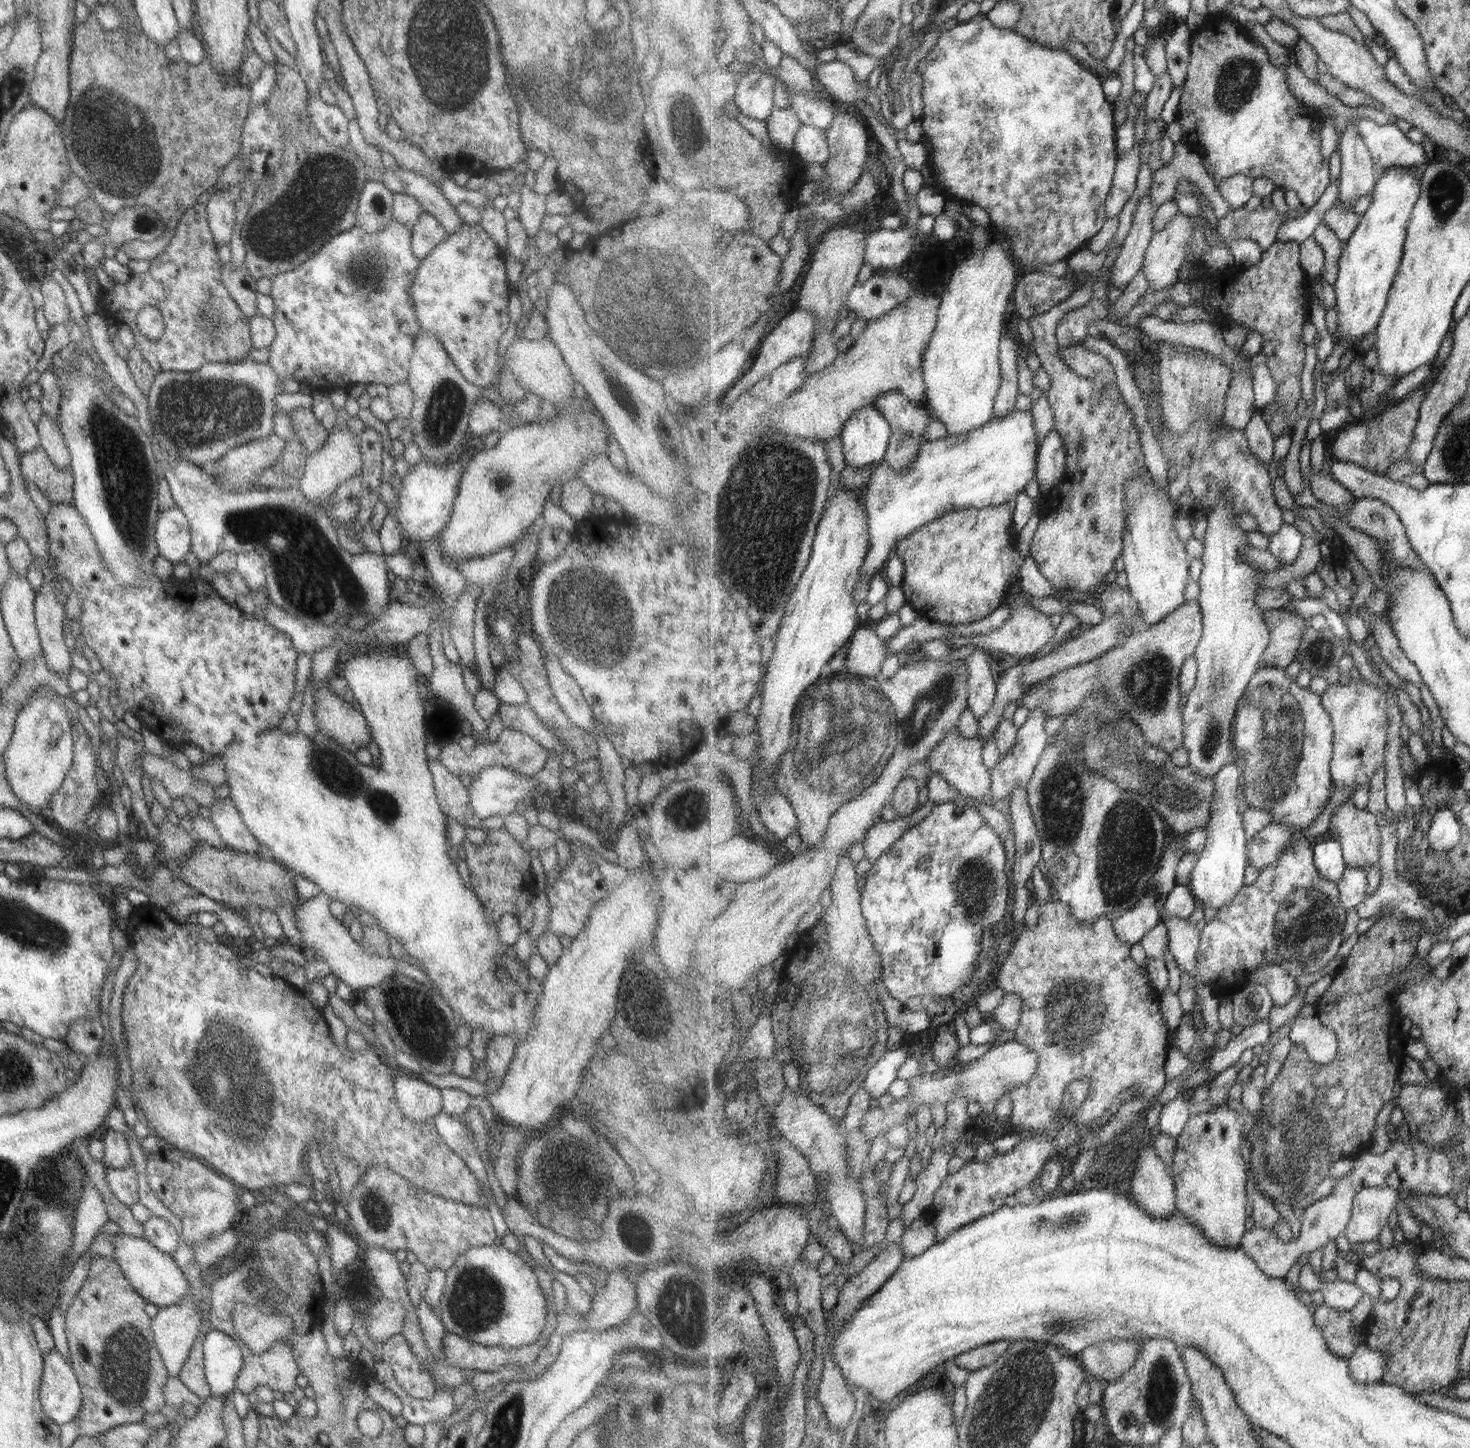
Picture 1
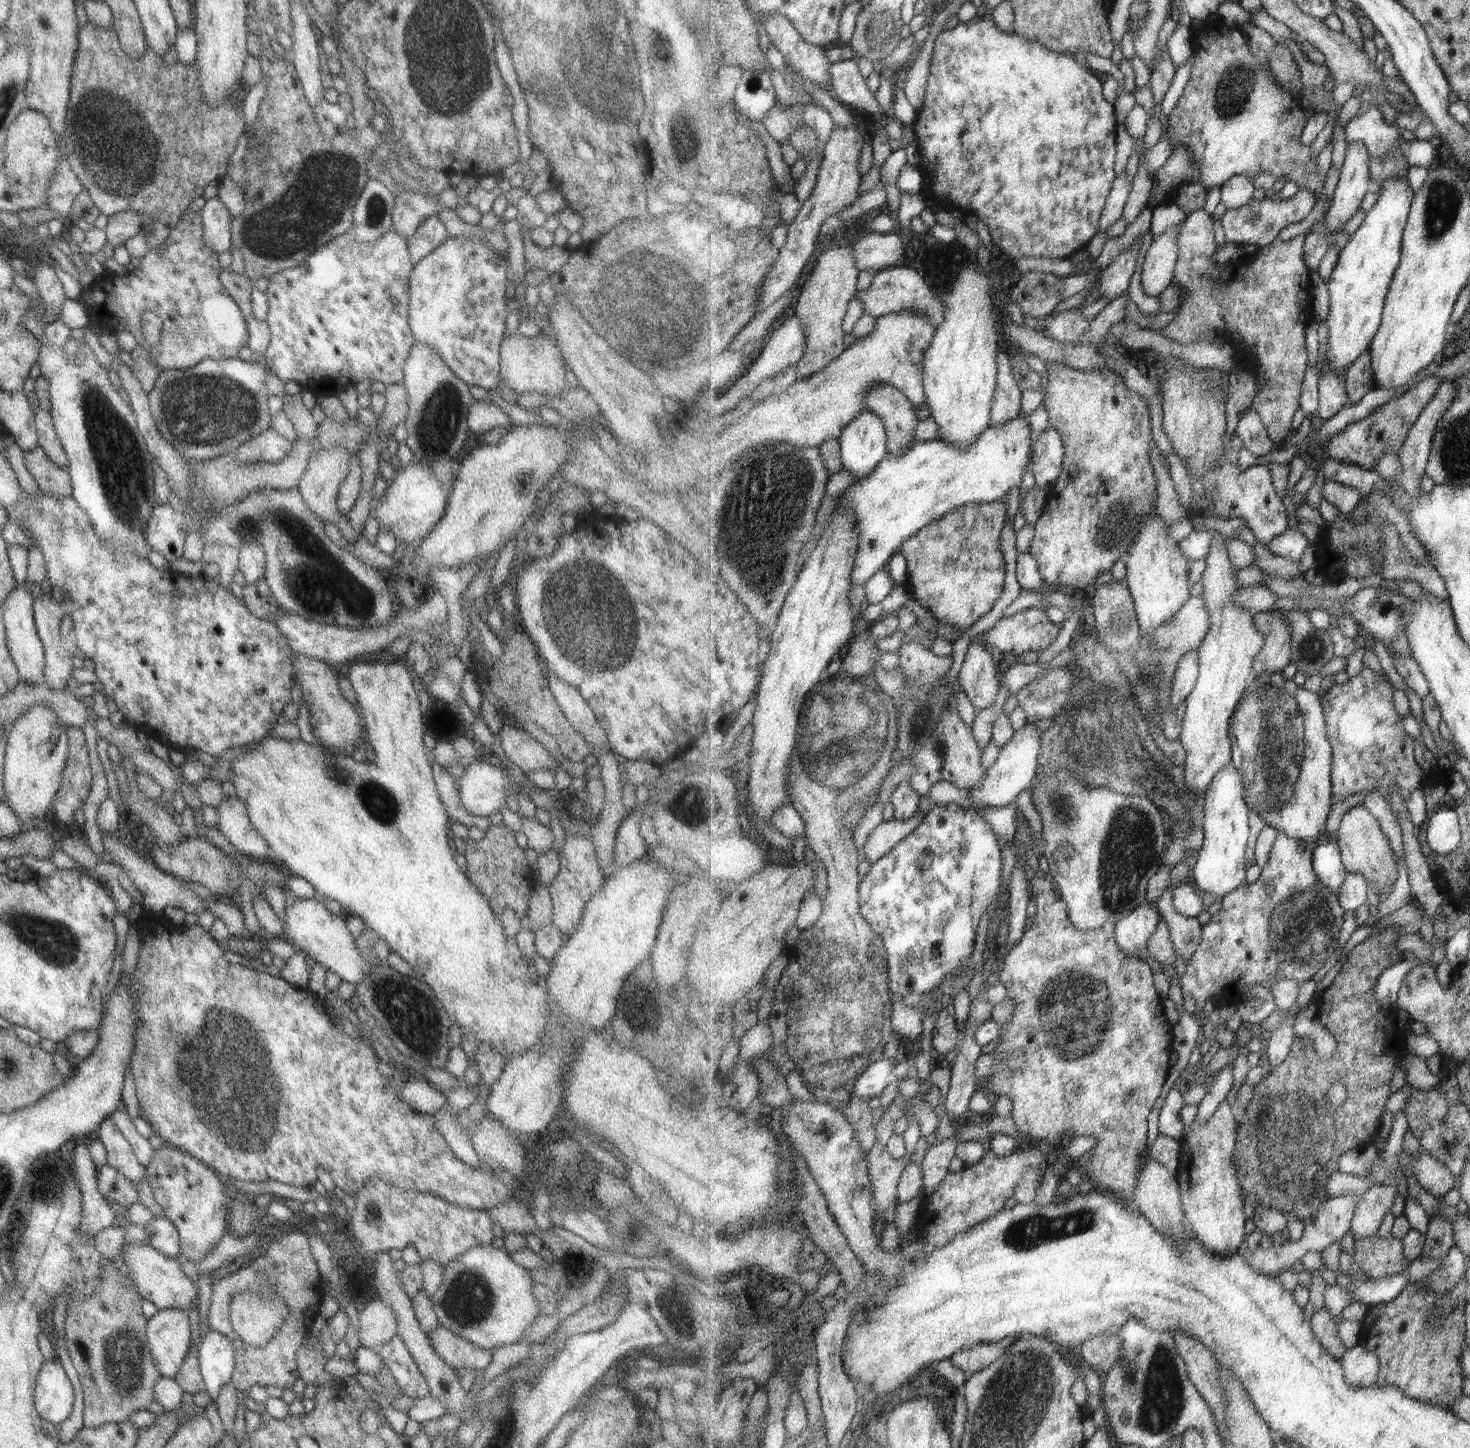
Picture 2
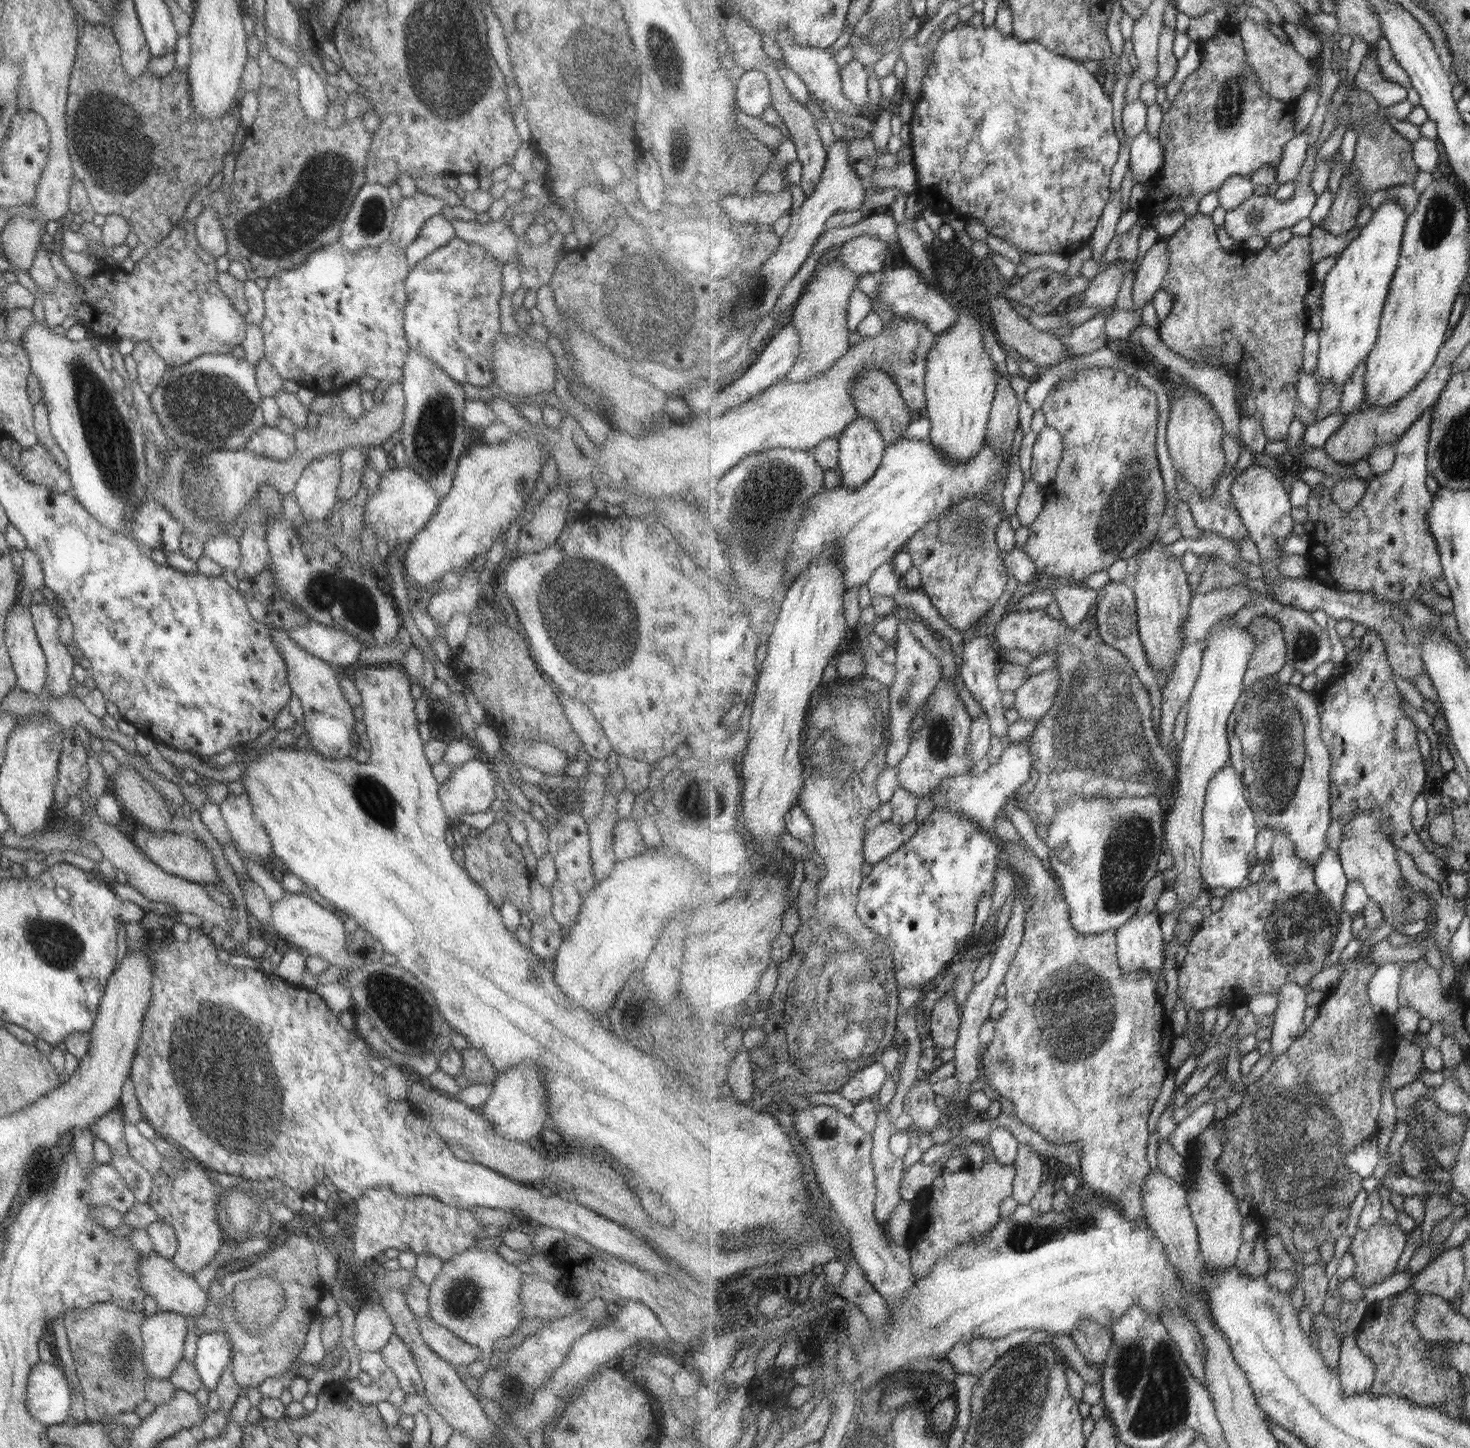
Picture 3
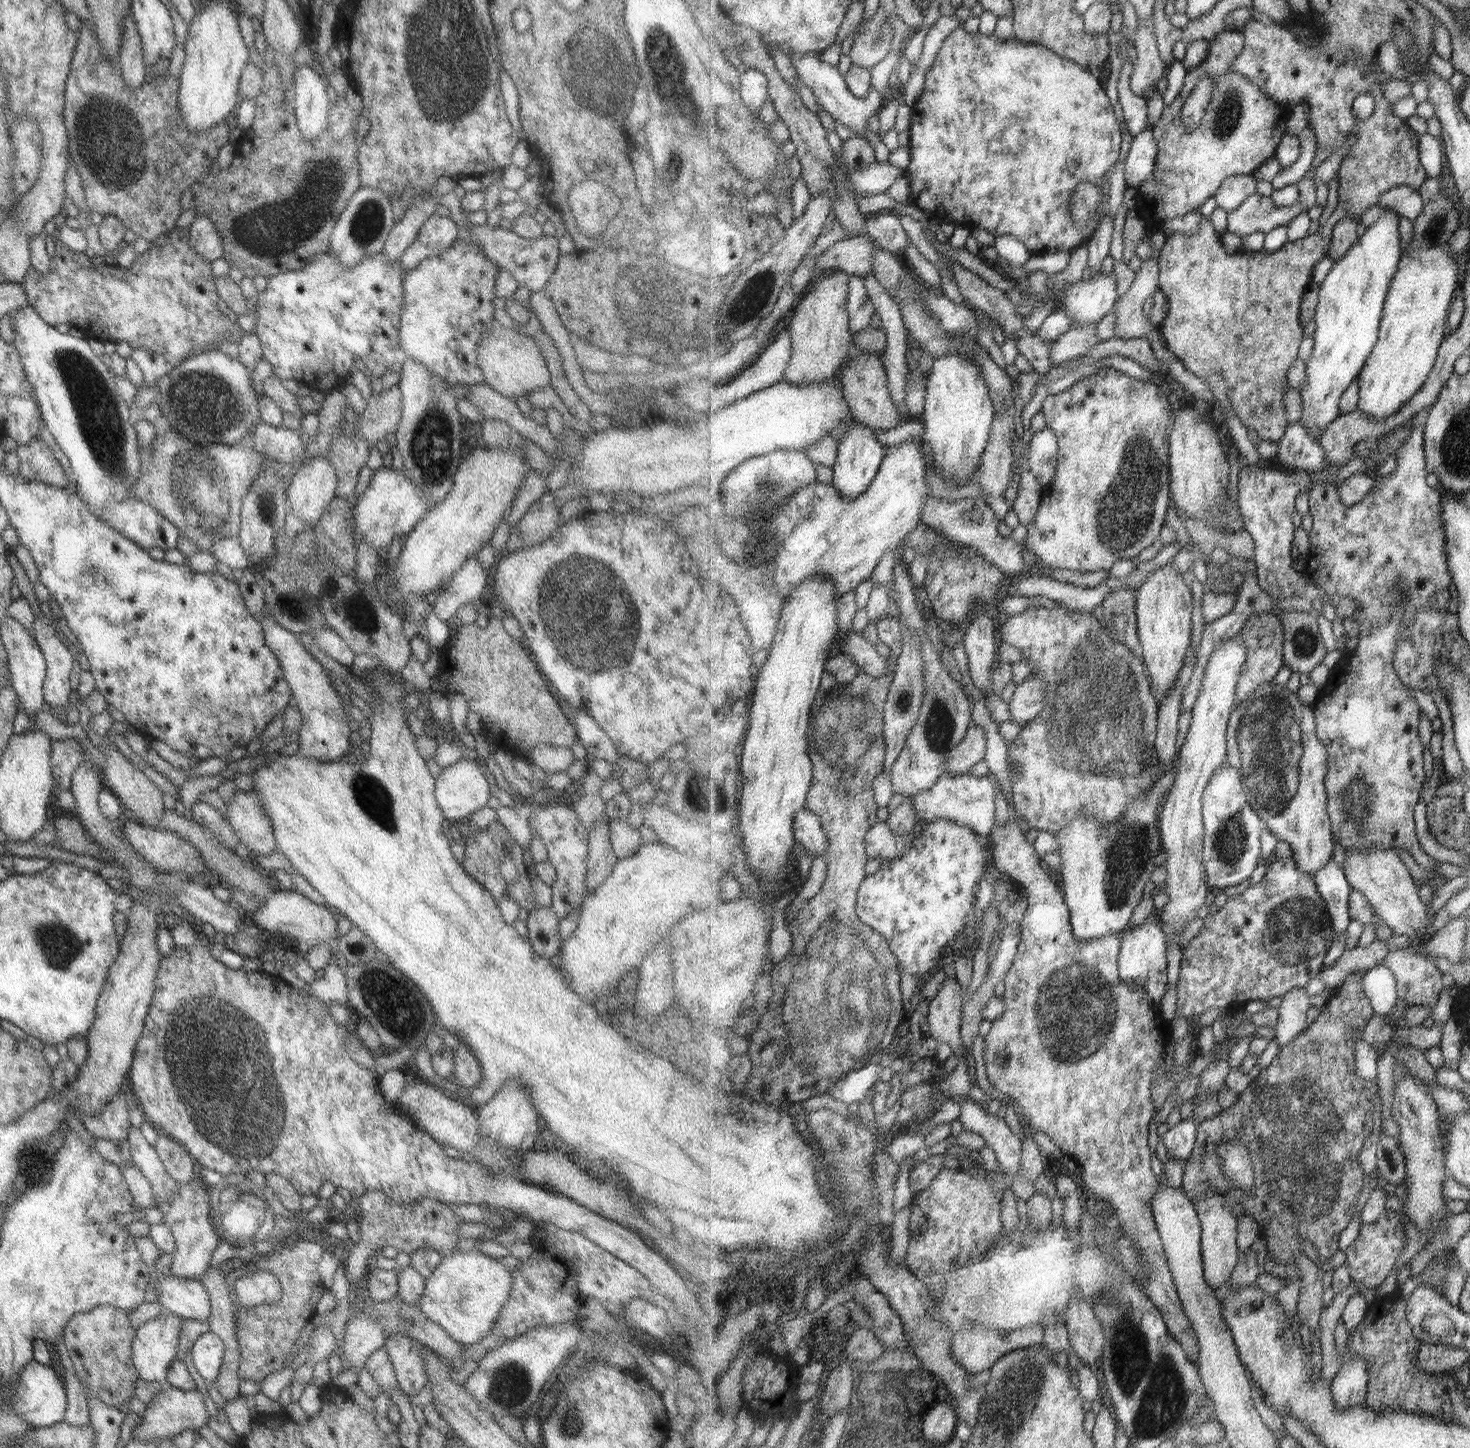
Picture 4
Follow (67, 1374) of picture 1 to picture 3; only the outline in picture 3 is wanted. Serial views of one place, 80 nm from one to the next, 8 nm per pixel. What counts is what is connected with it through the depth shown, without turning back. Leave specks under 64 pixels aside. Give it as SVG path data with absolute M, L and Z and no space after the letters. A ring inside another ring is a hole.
M39 1362L28 1374L25 1410L46 1428L67 1422L72 1410L63 1372L52 1363Z

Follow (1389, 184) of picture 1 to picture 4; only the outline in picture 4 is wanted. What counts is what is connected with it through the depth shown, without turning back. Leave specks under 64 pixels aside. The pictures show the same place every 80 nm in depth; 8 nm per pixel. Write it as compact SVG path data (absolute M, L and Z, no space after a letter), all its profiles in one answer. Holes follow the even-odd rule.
M1387 209L1375 224L1365 228L1360 239L1352 249L1331 267L1328 275L1320 284L1320 299L1315 312L1317 331L1313 334L1314 342L1311 356L1305 360L1307 383L1301 389L1302 416L1299 423L1306 426L1311 436L1321 436L1327 427L1341 415L1340 402L1349 386L1357 380L1366 366L1375 346L1378 345L1380 325L1383 319L1388 293L1394 276L1398 273L1402 261L1402 232L1400 216L1397 211Z

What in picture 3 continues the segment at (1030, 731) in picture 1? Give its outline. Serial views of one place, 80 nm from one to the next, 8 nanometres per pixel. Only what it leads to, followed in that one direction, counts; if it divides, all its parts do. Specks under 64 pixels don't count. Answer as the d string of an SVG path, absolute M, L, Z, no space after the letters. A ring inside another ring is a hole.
M1028 742L1011 743L1002 754L1001 760L990 767L985 774L968 774L946 778L931 795L934 810L951 810L961 812L965 818L979 822L979 826L993 835L995 816L1005 808L1005 804L1019 793L1023 785L1029 782L1033 770L1033 755Z

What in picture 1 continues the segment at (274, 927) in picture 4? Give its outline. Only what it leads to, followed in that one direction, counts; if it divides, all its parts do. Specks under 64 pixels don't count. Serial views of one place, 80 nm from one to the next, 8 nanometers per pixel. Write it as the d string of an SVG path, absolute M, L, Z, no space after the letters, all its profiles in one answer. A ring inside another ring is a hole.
M319 892L293 909L303 949L313 950L314 958L326 962L337 981L341 980L343 984L356 992L364 988L379 986L388 978L398 974L397 963L392 957L381 958L366 954L361 946L351 939L348 928L343 927L342 922L329 913L327 909L329 902L329 896Z

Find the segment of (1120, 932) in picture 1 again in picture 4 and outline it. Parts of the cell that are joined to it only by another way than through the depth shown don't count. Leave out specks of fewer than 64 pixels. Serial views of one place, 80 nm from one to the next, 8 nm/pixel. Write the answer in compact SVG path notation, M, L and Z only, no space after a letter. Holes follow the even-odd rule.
M1157 916L1149 917L1135 930L1122 933L1122 948L1118 958L1121 978L1128 983L1143 985L1151 995L1154 1003L1159 1006L1165 996L1167 986L1167 935L1163 932Z

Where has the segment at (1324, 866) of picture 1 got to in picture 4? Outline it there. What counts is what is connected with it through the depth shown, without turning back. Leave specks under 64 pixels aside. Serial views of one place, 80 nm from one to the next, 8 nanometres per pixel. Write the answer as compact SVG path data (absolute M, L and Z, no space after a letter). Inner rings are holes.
M1331 860L1319 874L1315 875L1315 883L1325 899L1333 924L1335 940L1343 932L1347 932L1353 922L1350 915L1349 899L1354 889L1349 883L1345 872L1335 860Z

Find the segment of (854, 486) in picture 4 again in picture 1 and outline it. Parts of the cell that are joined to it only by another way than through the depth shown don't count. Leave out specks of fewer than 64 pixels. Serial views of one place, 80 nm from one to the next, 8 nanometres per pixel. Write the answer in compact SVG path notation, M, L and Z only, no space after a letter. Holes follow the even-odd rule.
M875 405L862 406L843 427L843 452L847 464L858 470L884 462L893 431L883 411Z

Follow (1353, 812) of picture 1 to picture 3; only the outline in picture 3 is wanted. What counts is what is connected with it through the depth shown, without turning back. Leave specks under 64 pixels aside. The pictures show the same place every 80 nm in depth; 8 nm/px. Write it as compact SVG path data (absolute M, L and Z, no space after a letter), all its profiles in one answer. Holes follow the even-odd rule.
M1355 813L1355 820L1342 827L1342 843L1338 849L1345 873L1350 882L1361 882L1365 885L1369 896L1379 904L1379 908L1385 917L1387 924L1402 927L1404 921L1413 922L1413 919L1403 919L1403 914L1413 898L1403 895L1405 890L1406 876L1402 872L1402 864L1399 863L1398 848L1391 842L1390 838L1382 832L1378 818L1373 813Z

